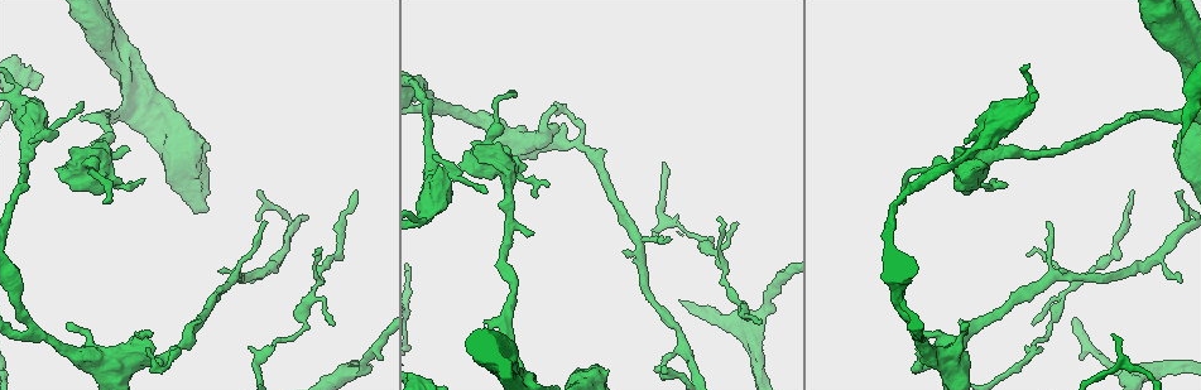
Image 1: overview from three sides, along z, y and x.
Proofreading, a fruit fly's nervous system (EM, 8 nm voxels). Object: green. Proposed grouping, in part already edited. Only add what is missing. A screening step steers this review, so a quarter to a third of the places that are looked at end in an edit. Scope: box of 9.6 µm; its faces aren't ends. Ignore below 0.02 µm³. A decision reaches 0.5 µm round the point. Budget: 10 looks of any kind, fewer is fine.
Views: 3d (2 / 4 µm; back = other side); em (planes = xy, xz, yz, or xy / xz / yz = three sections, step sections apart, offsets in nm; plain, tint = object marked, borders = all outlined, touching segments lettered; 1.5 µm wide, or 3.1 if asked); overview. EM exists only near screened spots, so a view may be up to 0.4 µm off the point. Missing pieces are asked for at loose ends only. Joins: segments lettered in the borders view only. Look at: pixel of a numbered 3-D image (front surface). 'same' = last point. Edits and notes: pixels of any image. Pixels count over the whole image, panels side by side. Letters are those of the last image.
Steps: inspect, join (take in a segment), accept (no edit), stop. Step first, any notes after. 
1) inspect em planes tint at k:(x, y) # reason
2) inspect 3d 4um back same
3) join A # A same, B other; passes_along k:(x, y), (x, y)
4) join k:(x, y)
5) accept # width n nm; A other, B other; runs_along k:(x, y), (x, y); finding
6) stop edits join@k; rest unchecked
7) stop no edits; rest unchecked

inspect em planes tint at 1:(357, 193) # an open end

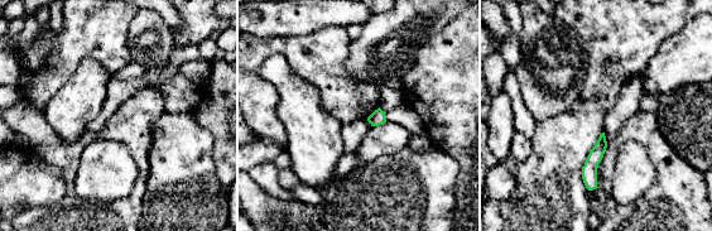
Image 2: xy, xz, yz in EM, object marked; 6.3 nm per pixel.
inspect em planes borders same

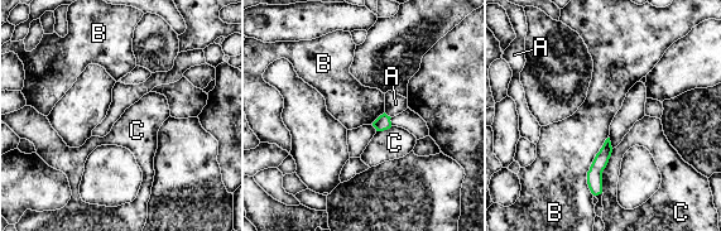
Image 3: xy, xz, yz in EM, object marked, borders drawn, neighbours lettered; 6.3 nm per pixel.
accept # width 100 nm; longest_contact B 380 nm; A other, B other, C other; no lettered segment goes on from it

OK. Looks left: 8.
inspect em planes borders at 1:(153, 332)

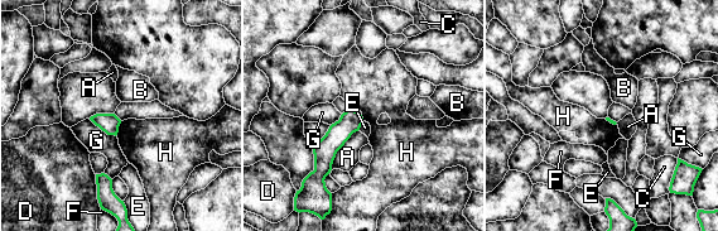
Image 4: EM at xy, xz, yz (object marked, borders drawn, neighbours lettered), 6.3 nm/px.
accept # A other, B other, C other, D other, E other, F other, G other, H other; runs_along 4:(351, 112), (324, 150), (321, 179); no lettered segment goes on from it

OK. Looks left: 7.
inspect em planes borders at 1:(68, 323) # an open end

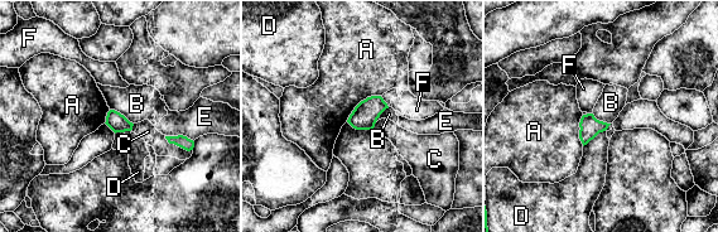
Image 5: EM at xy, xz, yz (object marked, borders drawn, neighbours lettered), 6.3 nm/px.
accept # width 120 nm; longest_contact A 280 nm; A other, B other, C other, D other, E other, F other; none of them fits

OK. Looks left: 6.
inspect em xy step 8 borders at 1:(82, 101) # free end

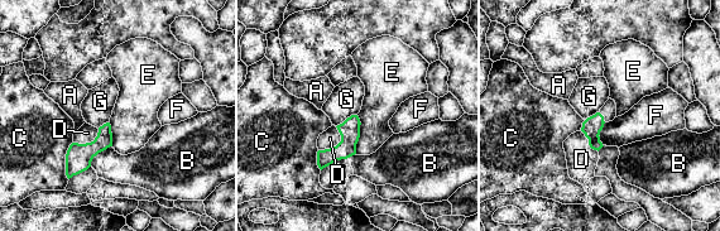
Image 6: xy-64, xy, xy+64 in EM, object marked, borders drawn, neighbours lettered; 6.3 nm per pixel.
accept # width 80 nm; longest_contact C 240 nm; A other, B other, C other, D other, E other, F other, G other; none of them fits

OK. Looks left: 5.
stop no edits; rest unchecked

